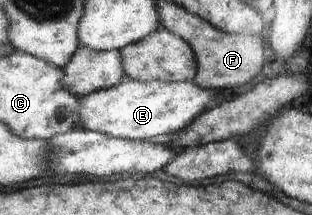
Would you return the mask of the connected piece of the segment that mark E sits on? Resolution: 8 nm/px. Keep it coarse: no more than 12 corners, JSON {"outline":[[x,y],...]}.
{"outline":[[141,82],[86,94],[86,131],[132,141],[173,134],[217,91]]}

